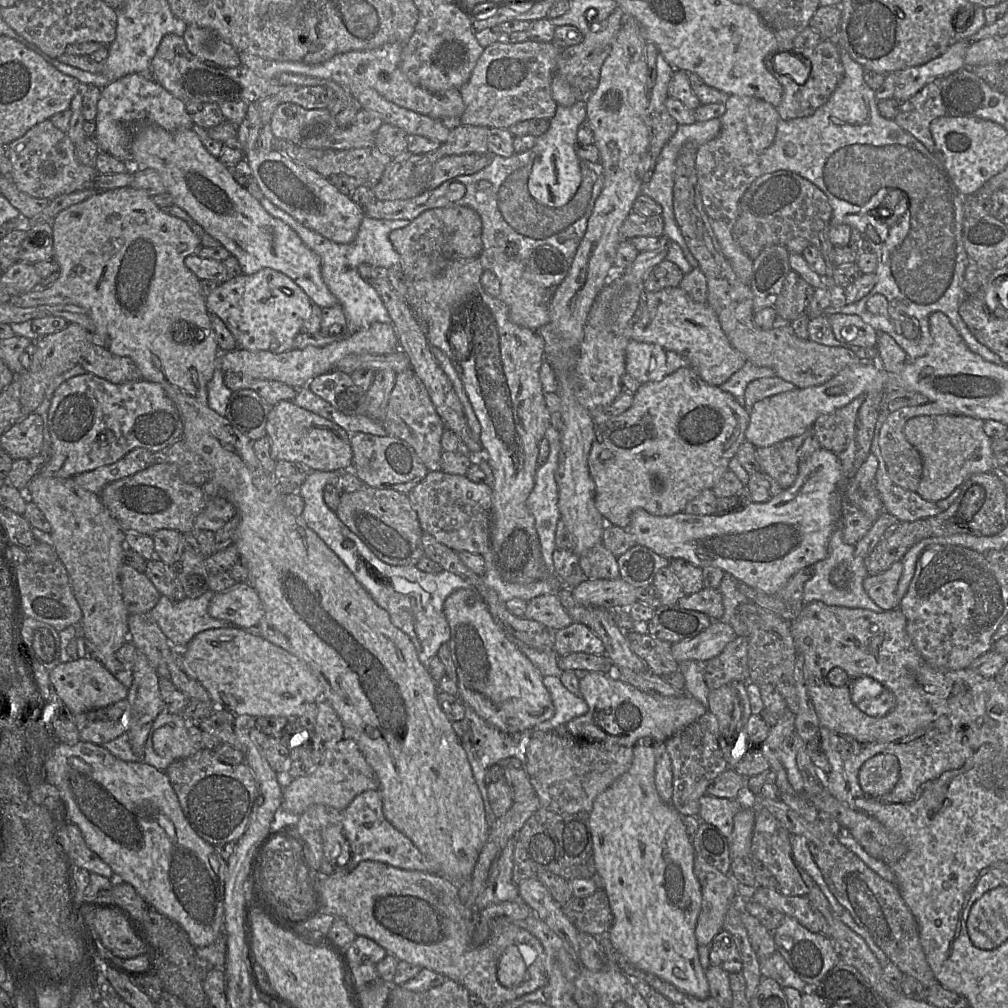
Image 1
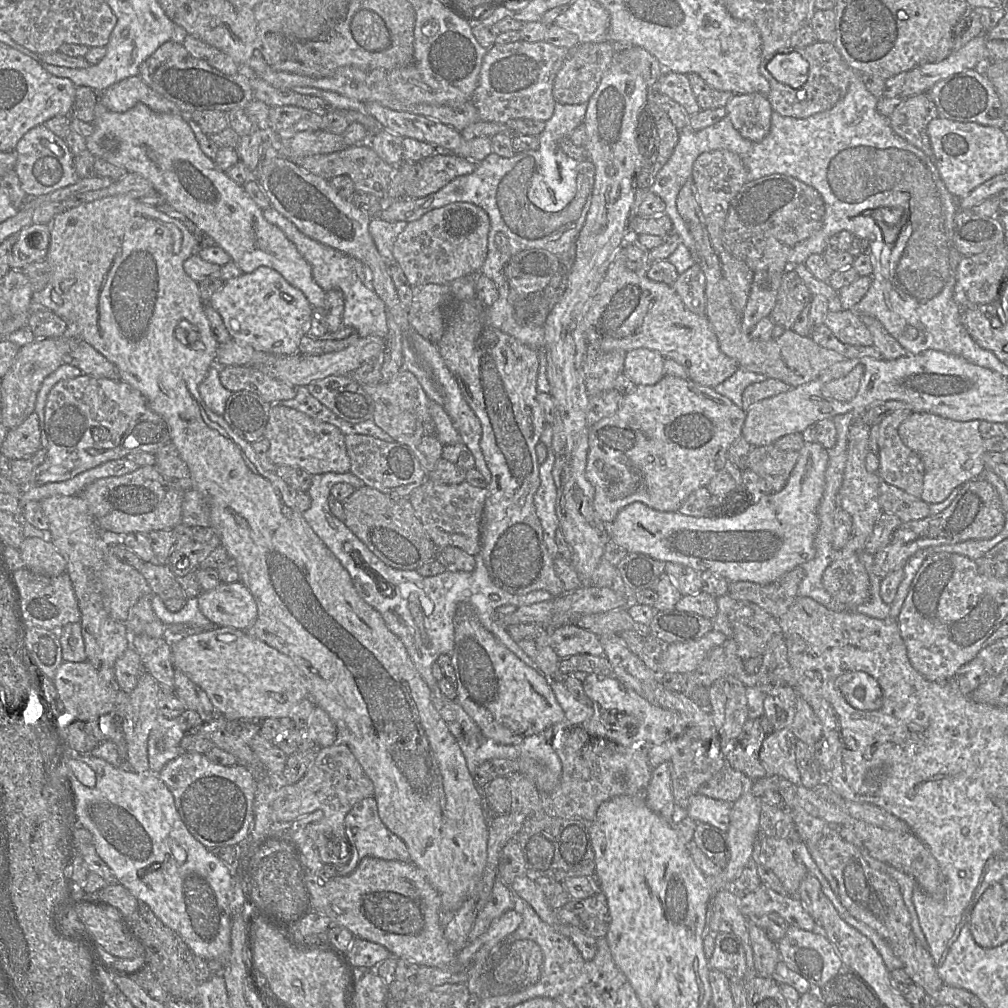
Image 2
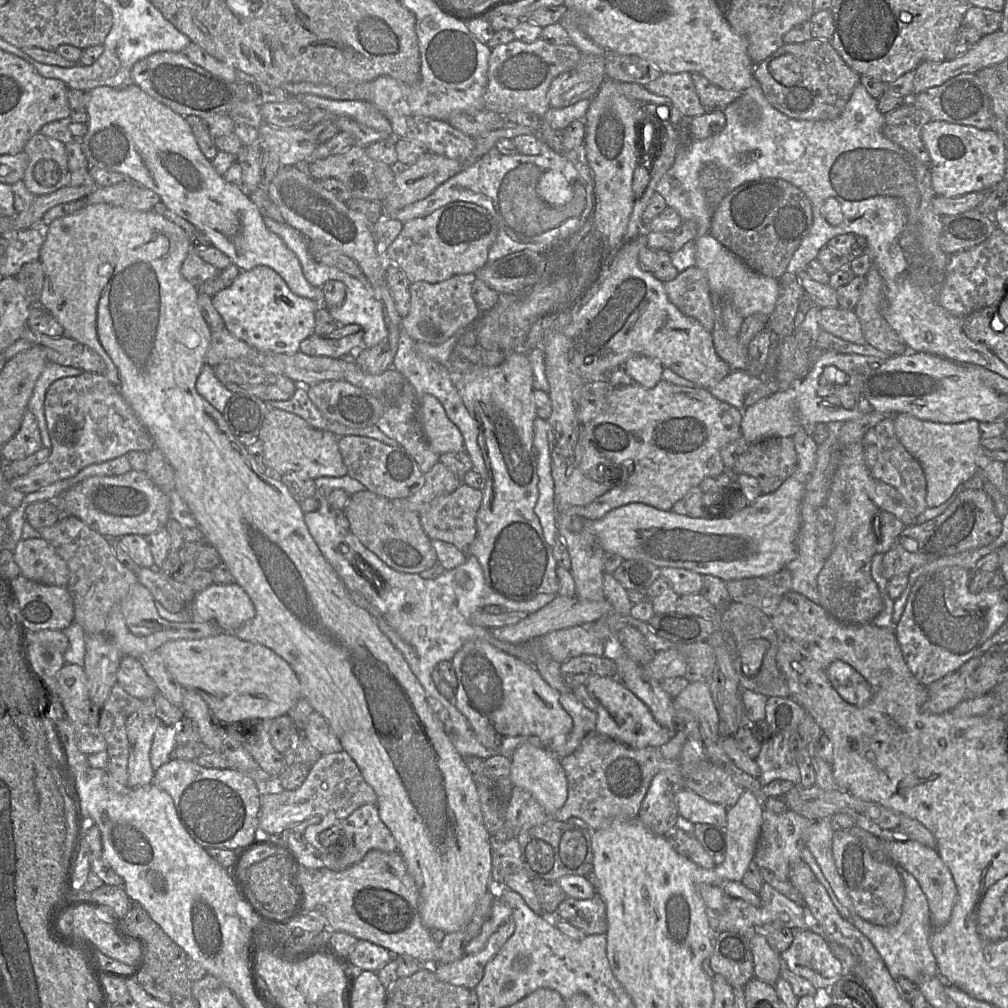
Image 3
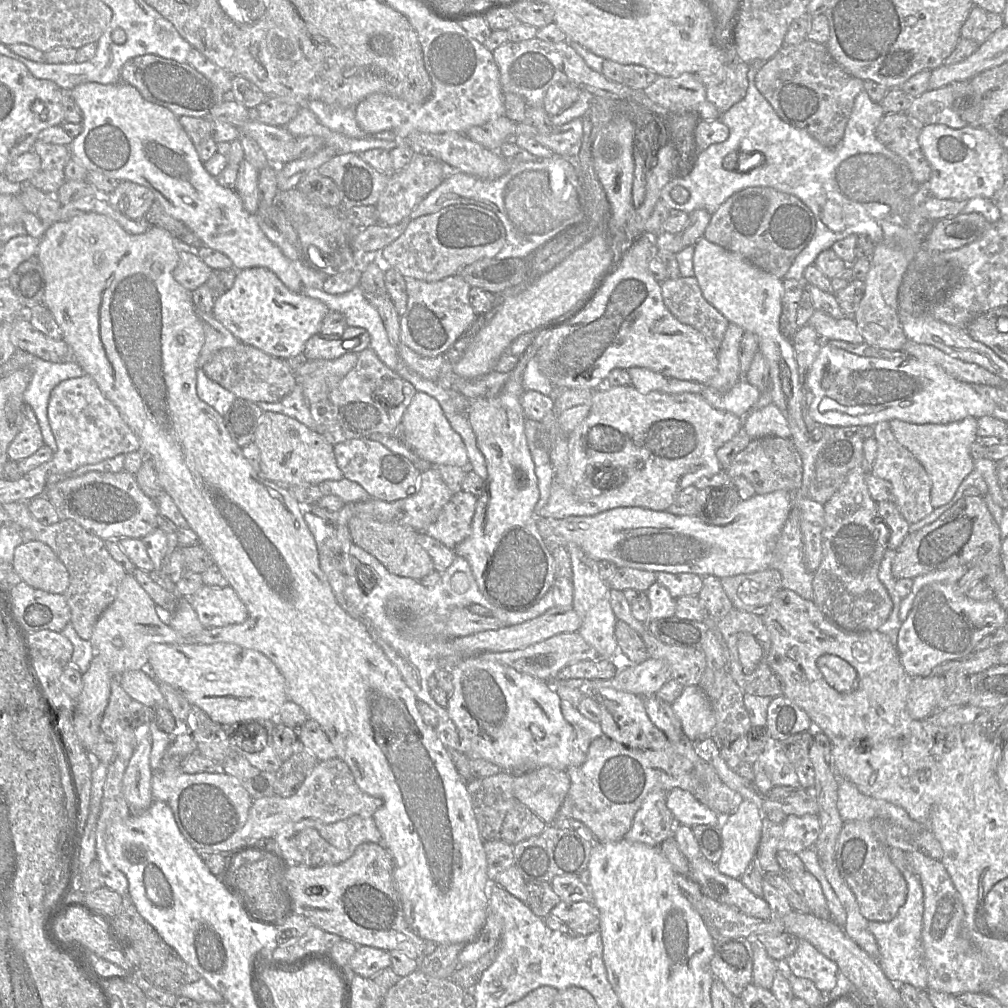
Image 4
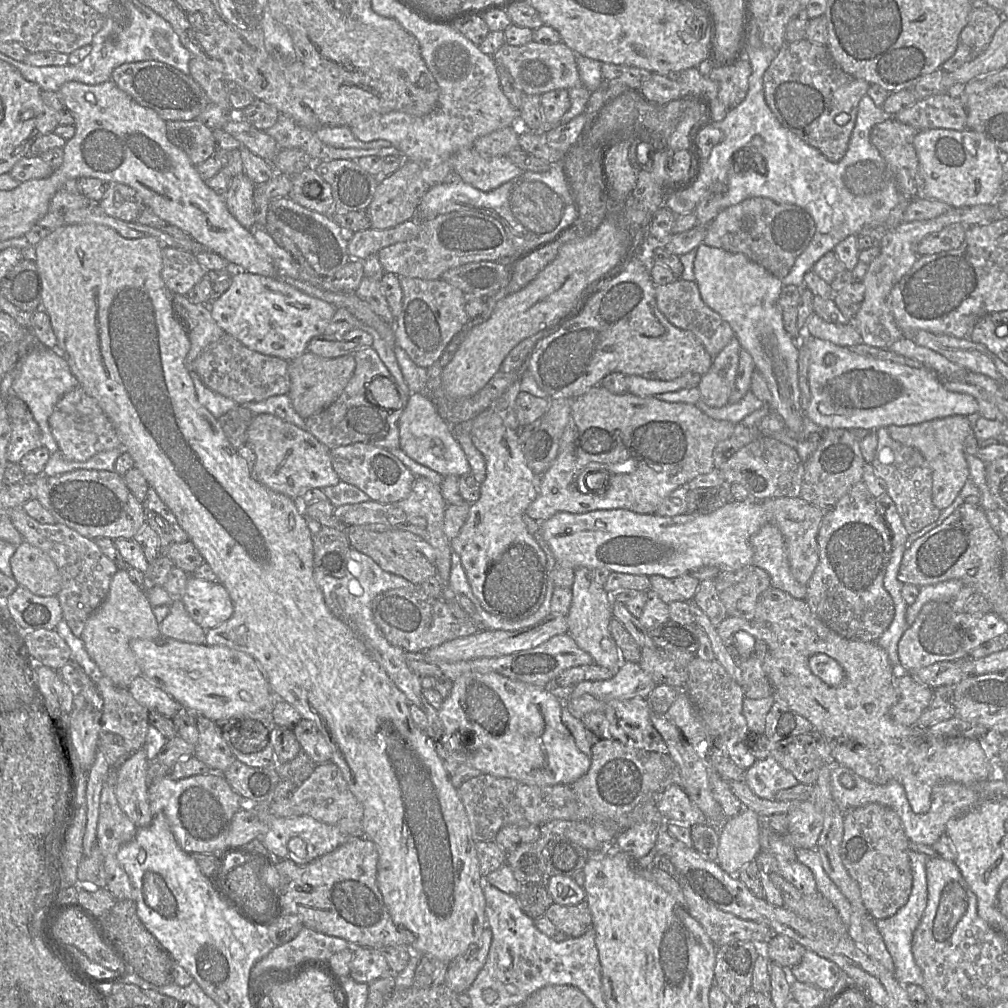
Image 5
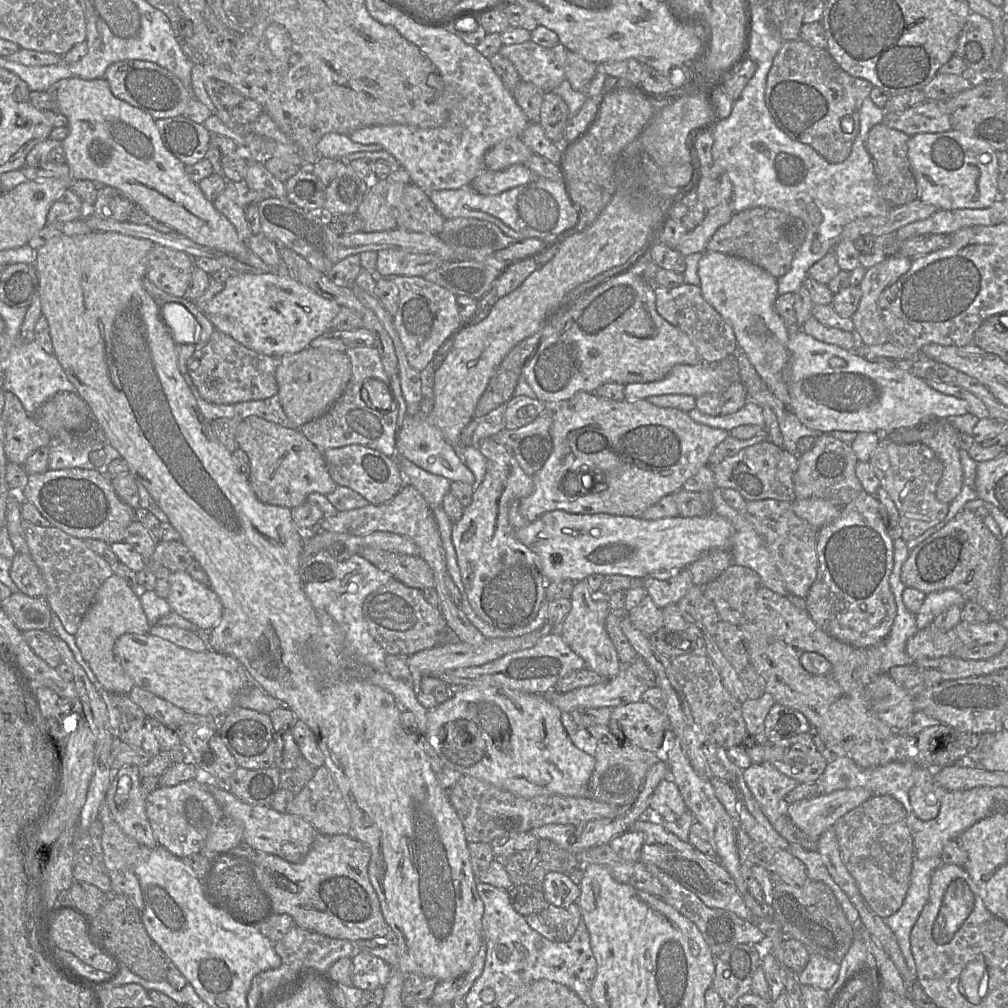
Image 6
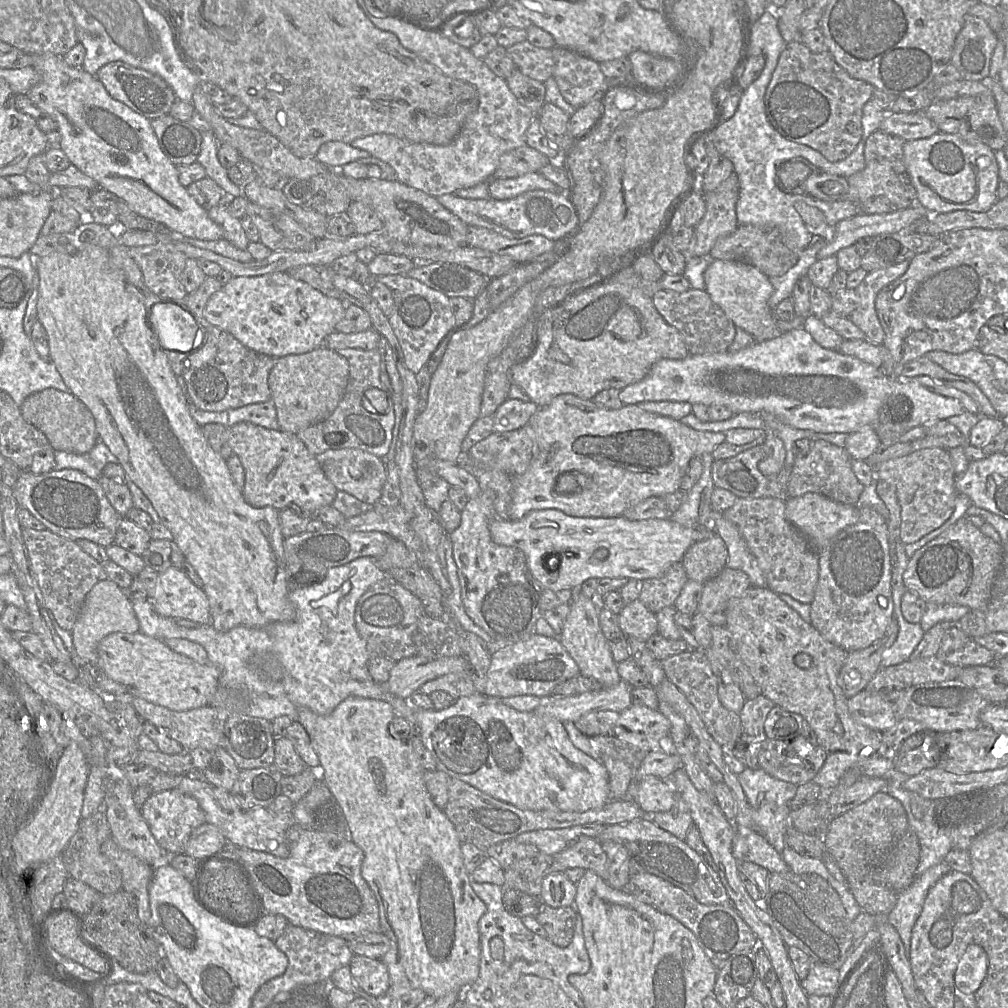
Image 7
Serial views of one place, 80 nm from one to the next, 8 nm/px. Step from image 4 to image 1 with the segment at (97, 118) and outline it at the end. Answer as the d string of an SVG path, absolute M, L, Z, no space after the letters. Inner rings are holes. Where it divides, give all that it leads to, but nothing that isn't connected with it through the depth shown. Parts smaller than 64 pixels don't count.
M148 125L131 144L132 171L156 170L173 197L174 204L187 212L213 238L235 256L245 275L263 268L277 270L292 279L321 309L339 304L321 275L321 259L286 223L271 216L248 190L238 184L230 170L211 155L191 129L168 131Z

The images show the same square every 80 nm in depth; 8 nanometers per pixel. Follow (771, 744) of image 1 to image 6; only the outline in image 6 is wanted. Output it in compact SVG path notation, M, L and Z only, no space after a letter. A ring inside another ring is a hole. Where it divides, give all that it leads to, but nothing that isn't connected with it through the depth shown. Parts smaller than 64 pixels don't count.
M752 763L743 770L743 779L763 814L774 823L785 814L785 796L799 784L778 771L771 763Z

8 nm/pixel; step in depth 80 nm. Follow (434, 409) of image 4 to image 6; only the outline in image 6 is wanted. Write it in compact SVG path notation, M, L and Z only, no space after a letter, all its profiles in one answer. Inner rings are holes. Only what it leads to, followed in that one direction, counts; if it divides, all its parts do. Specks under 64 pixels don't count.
M421 412L405 416L397 434L396 448L398 454L425 471L443 476L451 483L459 481L474 485L474 475L460 459L456 448L444 439L441 431Z

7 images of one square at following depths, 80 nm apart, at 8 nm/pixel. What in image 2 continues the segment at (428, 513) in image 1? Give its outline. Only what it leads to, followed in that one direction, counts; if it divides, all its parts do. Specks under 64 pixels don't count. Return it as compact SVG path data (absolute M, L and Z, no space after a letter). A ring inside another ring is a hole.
M466 480L460 484L437 484L434 481L425 481L416 488L408 497L421 524L437 548L453 546L462 549L466 553L475 556L480 552L481 520L487 489L475 487Z

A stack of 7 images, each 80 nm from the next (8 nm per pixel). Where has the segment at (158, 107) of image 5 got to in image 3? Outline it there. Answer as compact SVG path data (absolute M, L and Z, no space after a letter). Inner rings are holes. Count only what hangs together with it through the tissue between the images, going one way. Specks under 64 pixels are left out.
M160 51L137 61L131 70L131 82L184 117L199 116L203 118L210 114L228 113L237 103L244 100L244 89L236 81L230 82L208 72L192 63L182 52Z

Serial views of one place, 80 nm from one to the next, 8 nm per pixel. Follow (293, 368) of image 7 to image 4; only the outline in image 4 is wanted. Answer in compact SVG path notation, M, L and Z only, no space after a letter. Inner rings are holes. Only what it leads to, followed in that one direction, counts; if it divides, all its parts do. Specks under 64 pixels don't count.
M347 353L333 360L306 359L296 365L295 379L305 399L313 404L325 399L357 363L356 353Z

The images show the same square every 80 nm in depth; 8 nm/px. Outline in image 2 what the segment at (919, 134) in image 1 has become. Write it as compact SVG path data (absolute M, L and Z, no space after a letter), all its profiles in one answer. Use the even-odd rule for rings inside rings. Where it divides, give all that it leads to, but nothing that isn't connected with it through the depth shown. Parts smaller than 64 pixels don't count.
M921 93L904 98L889 121L897 135L923 151L933 161L933 148L927 127L931 120L938 117L936 105L928 93Z

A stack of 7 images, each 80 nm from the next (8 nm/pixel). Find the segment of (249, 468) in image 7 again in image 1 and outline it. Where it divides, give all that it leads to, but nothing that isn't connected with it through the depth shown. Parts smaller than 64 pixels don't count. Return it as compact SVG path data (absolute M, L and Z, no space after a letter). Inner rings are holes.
M280 401L272 406L266 423L266 436L271 442L274 461L299 462L310 471L350 470L352 463L351 434L334 422L296 406Z

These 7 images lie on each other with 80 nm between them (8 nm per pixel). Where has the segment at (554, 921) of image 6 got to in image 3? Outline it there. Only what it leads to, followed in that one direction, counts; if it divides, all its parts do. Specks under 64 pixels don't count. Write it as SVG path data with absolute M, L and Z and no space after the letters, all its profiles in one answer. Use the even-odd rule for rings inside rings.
M598 894L591 899L567 897L559 904L553 916L567 921L585 935L606 934L608 929L606 905Z

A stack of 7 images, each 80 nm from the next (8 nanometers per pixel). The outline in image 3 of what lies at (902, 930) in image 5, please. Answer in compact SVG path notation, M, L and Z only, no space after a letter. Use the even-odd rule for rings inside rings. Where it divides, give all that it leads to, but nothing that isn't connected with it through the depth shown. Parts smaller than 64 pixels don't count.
M895 865L905 886L902 914L898 922L890 926L872 924L859 916L850 918L849 912L841 915L865 935L881 956L891 977L905 977L919 985L933 976L938 976L938 966L930 946L932 931L930 908L927 898L916 878L899 865Z

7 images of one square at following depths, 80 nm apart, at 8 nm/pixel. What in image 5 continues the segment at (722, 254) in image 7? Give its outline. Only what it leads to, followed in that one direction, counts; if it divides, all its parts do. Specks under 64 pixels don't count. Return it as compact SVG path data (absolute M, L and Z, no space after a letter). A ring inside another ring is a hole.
M754 197L721 210L707 226L703 243L730 253L743 254L782 279L788 275L797 257L807 248L815 231L813 218L802 208Z

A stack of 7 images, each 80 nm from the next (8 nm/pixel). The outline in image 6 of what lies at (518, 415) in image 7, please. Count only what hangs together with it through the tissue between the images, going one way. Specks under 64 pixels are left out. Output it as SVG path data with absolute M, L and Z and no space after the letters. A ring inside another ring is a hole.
M513 396L507 402L504 414L505 429L514 430L521 428L547 410L545 403L538 399L526 396Z

